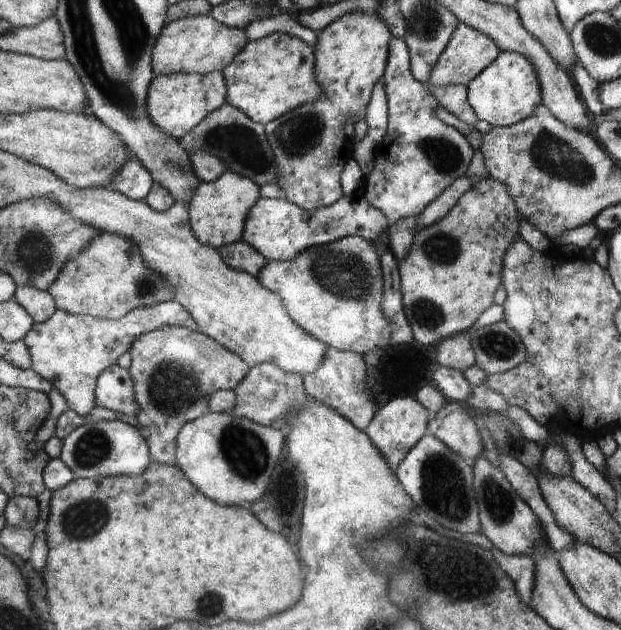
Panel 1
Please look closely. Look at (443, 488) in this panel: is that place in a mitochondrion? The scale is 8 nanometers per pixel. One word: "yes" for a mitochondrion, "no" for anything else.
yes

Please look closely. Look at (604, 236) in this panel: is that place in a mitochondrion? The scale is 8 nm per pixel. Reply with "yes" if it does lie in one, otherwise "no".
no

